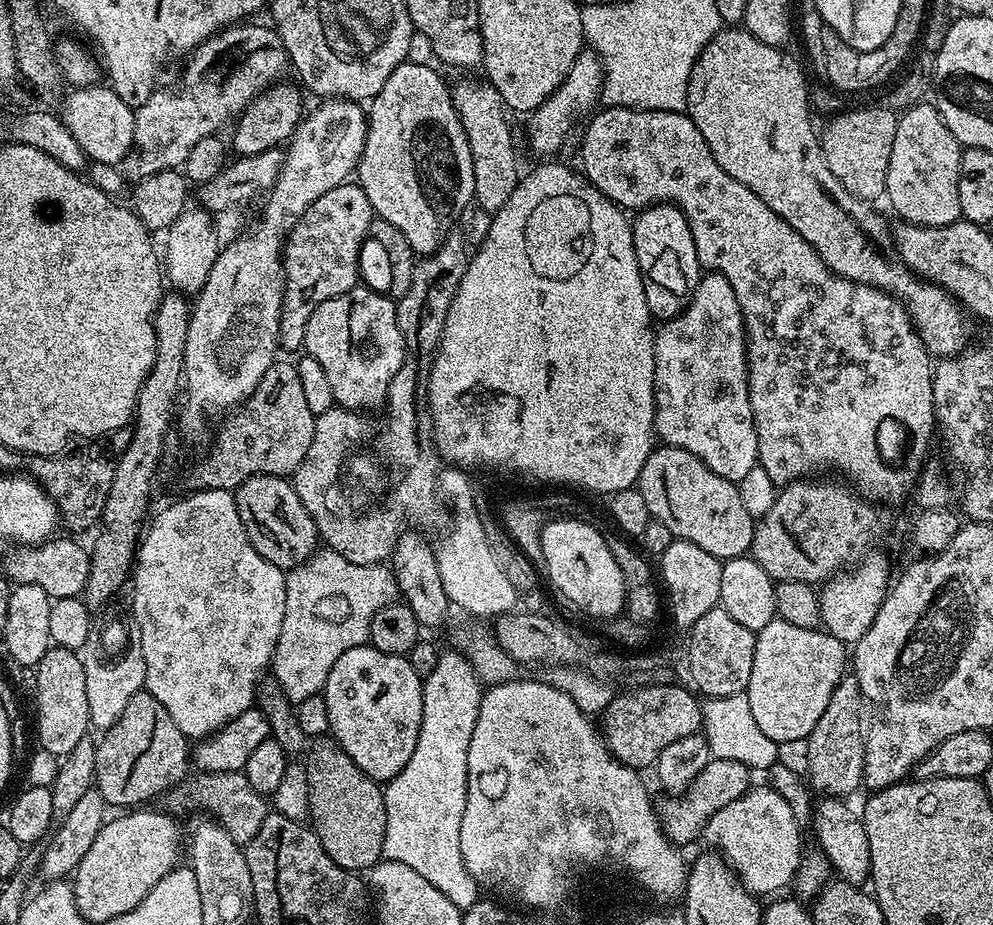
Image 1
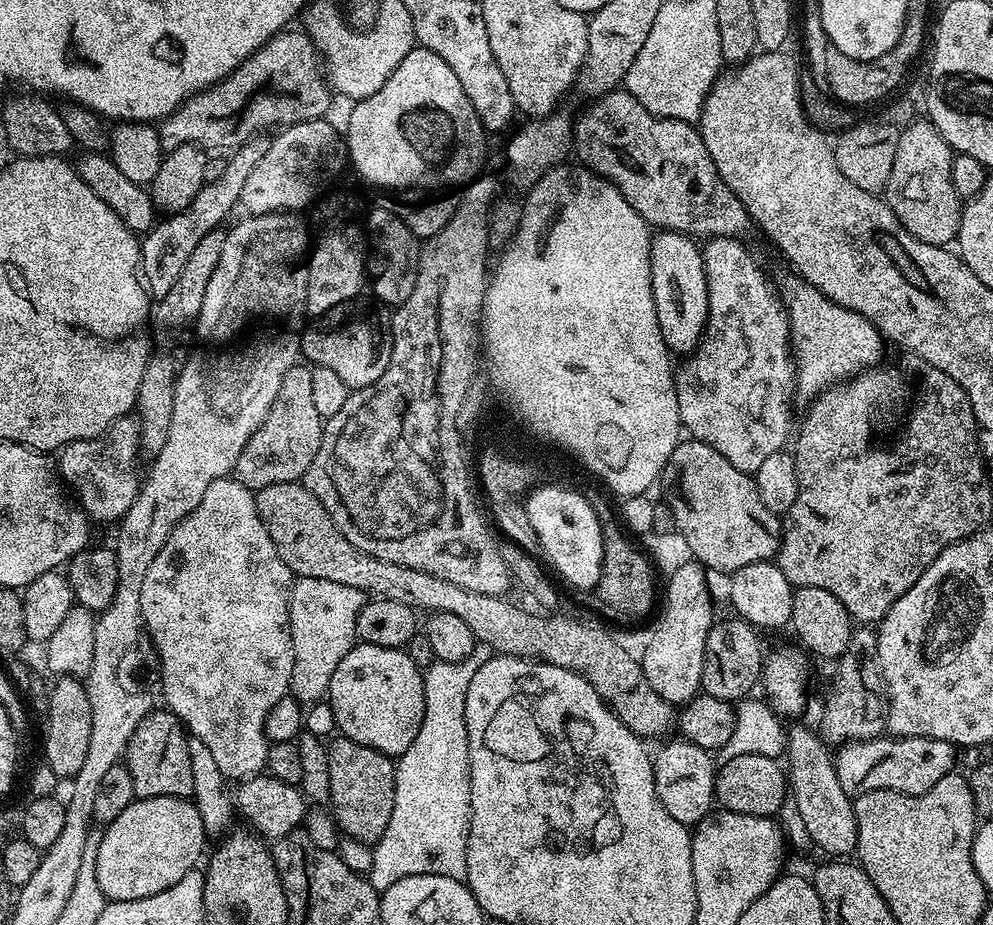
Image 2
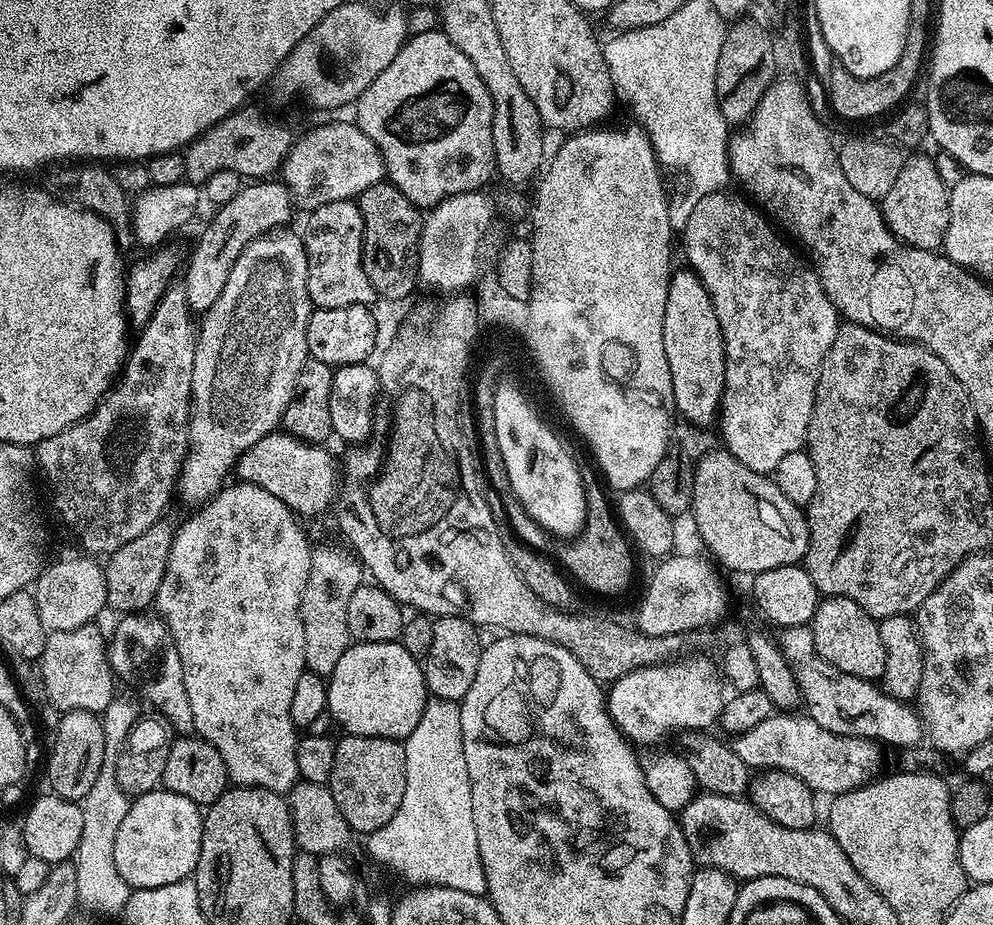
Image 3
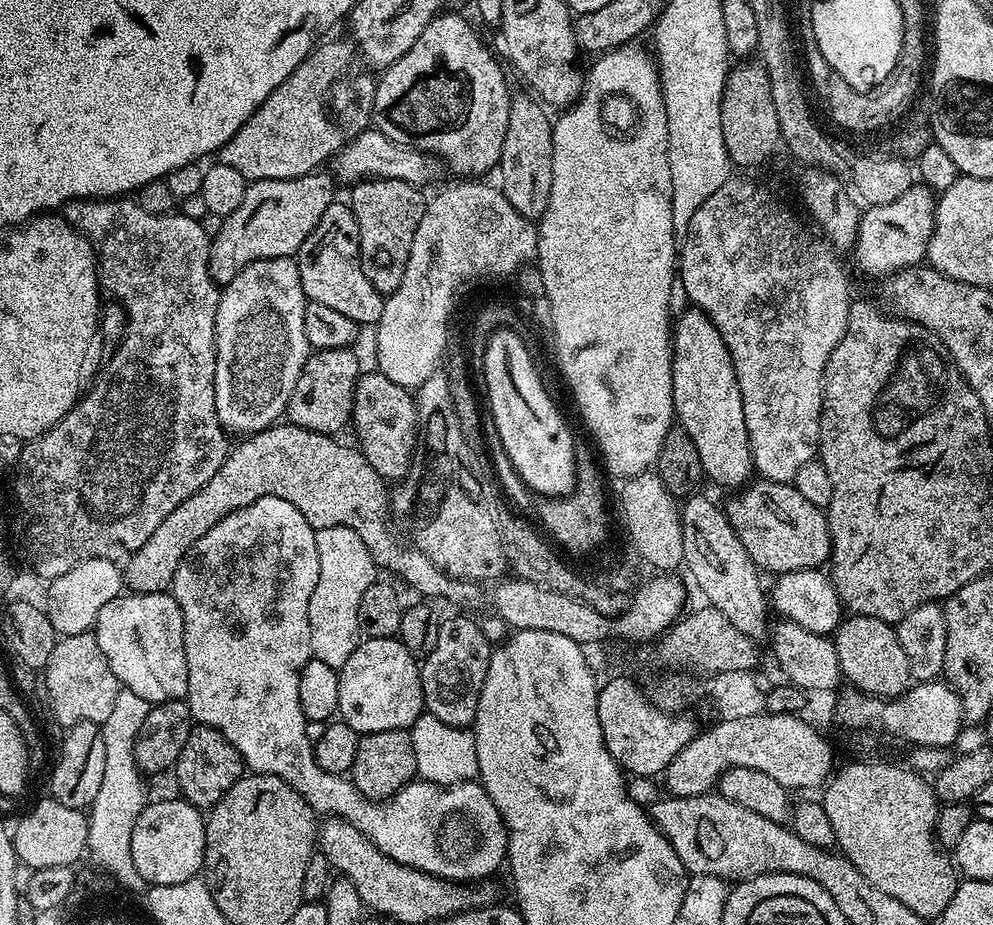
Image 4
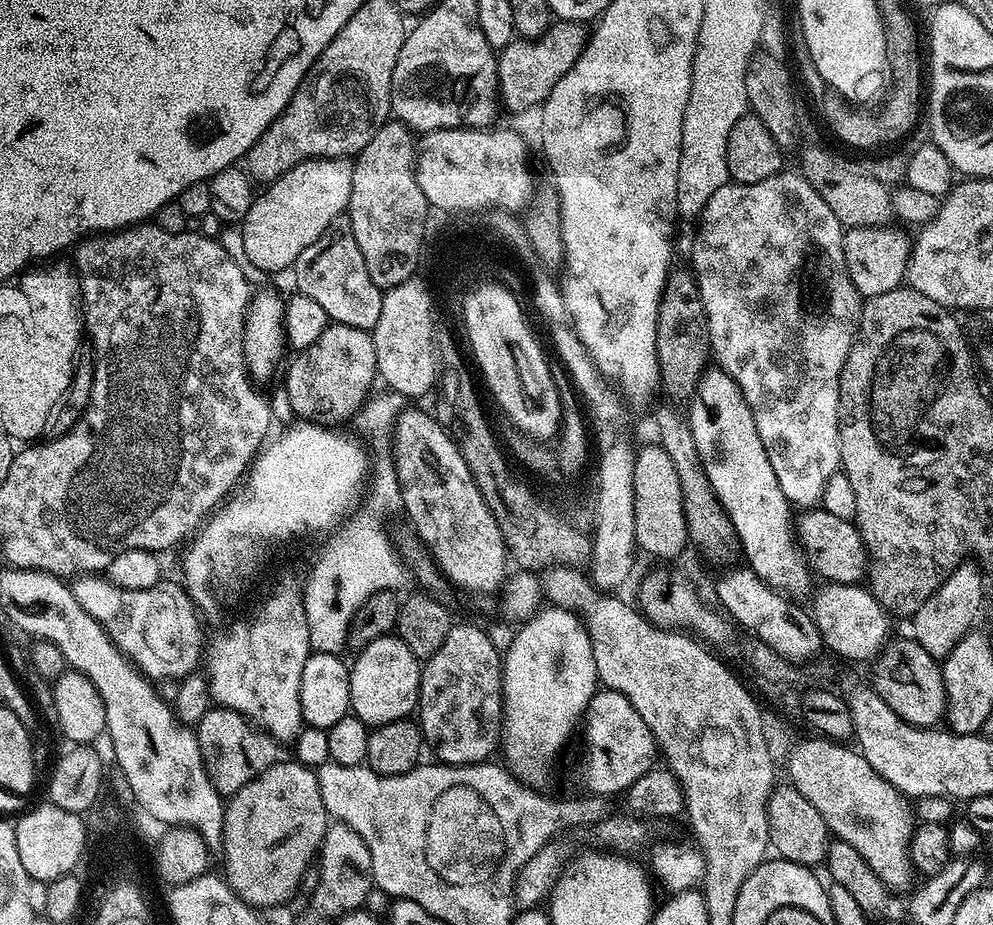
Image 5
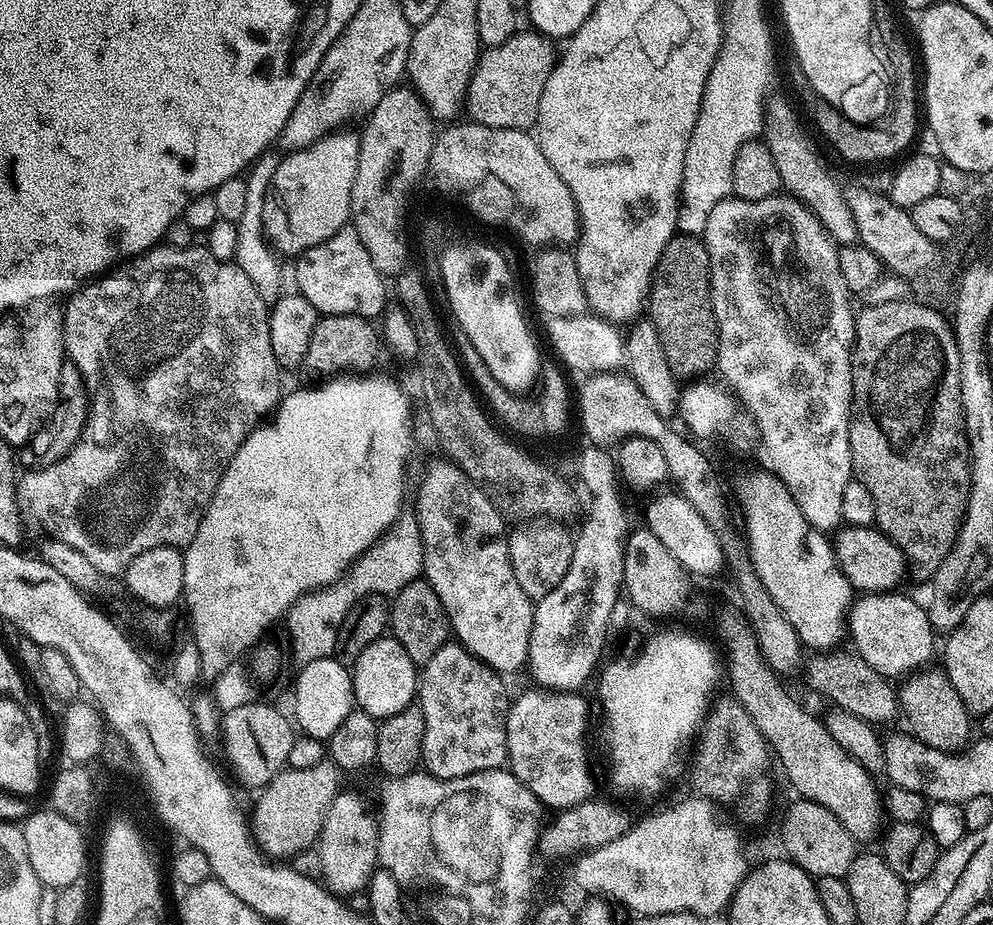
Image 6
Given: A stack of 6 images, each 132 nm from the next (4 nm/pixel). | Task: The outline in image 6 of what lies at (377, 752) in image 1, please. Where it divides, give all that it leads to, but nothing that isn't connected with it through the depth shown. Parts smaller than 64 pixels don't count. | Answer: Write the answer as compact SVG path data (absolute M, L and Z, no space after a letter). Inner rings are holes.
M391 634L379 636L351 665L352 699L361 712L382 721L388 716L398 714L403 708L413 707L418 696L418 665L402 650L402 646Z

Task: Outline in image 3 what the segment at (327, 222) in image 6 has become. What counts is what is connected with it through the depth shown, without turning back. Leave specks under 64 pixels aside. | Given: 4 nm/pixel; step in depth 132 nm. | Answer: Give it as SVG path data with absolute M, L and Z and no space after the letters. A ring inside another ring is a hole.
M248 182L241 187L230 202L219 205L212 216L212 221L204 228L204 233L196 240L192 248L192 257L188 260L188 269L184 272L184 300L188 308L197 314L203 314L218 302L218 294L222 294L222 286L238 254L251 240L269 230L275 230L289 223L294 206L290 197L279 183Z

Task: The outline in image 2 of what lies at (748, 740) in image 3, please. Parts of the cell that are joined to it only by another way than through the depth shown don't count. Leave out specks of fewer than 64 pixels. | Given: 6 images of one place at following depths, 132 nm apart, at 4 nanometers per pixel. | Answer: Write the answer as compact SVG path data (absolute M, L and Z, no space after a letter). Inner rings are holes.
M891 734L878 736L874 740L849 740L847 744L839 745L834 752L834 763L838 774L838 783L846 794L853 798L873 792L874 790L890 790L901 792L904 796L926 794L934 782L942 782L942 778L953 775L956 764L957 745L925 736L895 737Z

